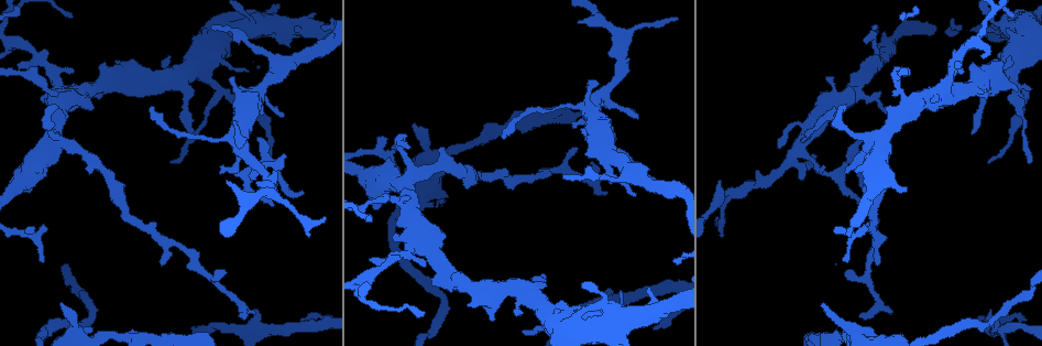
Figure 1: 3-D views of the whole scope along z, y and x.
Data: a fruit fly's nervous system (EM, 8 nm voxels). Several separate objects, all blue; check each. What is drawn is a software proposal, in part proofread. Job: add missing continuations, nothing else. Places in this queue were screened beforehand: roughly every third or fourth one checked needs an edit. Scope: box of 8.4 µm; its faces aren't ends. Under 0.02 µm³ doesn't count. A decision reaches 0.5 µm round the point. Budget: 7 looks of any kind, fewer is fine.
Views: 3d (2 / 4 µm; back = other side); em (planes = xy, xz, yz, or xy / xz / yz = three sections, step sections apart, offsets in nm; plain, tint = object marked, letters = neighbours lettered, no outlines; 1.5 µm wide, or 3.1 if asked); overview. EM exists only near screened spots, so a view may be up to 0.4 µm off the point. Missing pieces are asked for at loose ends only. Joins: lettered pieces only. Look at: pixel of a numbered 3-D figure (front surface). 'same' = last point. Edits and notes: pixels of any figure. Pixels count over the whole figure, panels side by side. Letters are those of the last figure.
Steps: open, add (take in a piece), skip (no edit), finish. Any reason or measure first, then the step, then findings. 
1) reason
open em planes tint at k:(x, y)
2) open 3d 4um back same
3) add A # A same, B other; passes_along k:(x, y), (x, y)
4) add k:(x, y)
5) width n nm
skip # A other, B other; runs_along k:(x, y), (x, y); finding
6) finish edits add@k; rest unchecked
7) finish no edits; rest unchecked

branch stops here
open 3d 4um at 1:(416, 125)

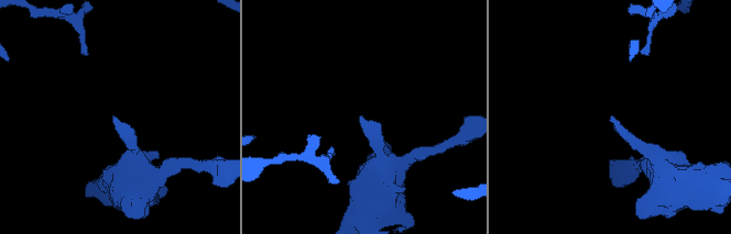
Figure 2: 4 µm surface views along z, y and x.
now the EM
open em planes tint at 2:(112, 115)

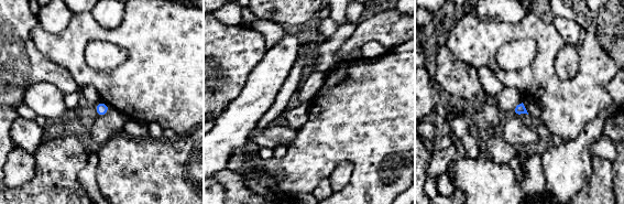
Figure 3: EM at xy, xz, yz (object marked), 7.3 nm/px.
what lies round it
open em planes letters same

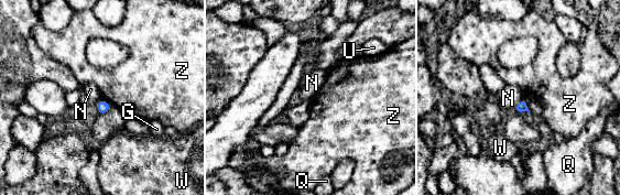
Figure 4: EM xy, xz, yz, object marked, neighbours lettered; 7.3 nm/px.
skip # G other, N other, Q other, U other, W other, Z other; border 4:(523, 99), (515, 107); none of them fits

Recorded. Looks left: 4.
tapers out
open 3d 4um at 1:(1010, 18)

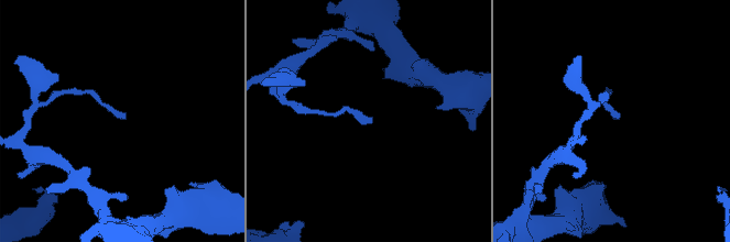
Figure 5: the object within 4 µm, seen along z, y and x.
now the EM
open em xz step 8 tint at 5:(615, 116)

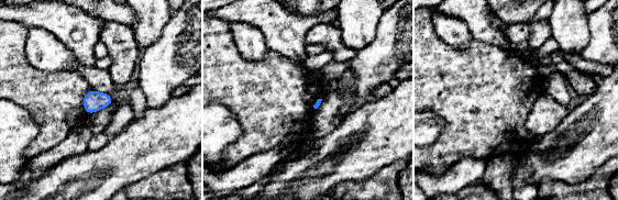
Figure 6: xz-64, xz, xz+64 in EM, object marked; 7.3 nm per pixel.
cut it another way
open em planes letters same

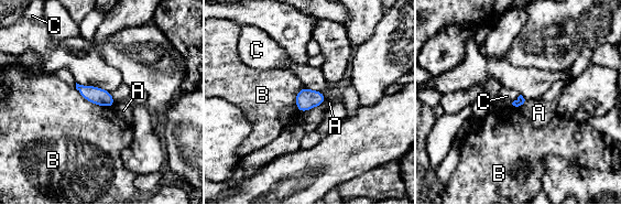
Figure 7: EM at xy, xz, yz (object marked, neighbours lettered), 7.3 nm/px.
skip # A other, B other, C other; none of them fits

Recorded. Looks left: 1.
finish no edits; rest unchecked

